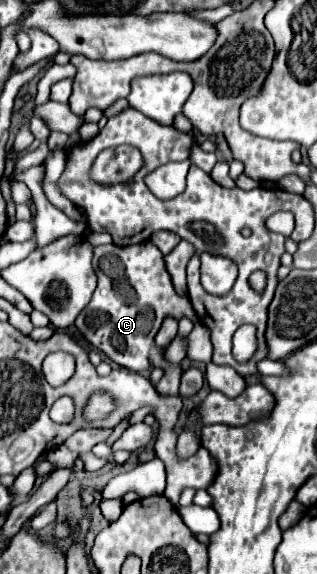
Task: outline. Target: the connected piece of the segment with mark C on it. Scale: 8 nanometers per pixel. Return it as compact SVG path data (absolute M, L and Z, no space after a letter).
M152 242L124 248L114 244L96 246L92 264L98 276L98 288L90 304L76 318L76 328L118 366L132 372L146 372L150 368L148 356L154 346L154 336L162 320L172 316L174 320L190 318L196 322L198 316L192 312L190 300L172 288L172 280L164 268L164 254Z

